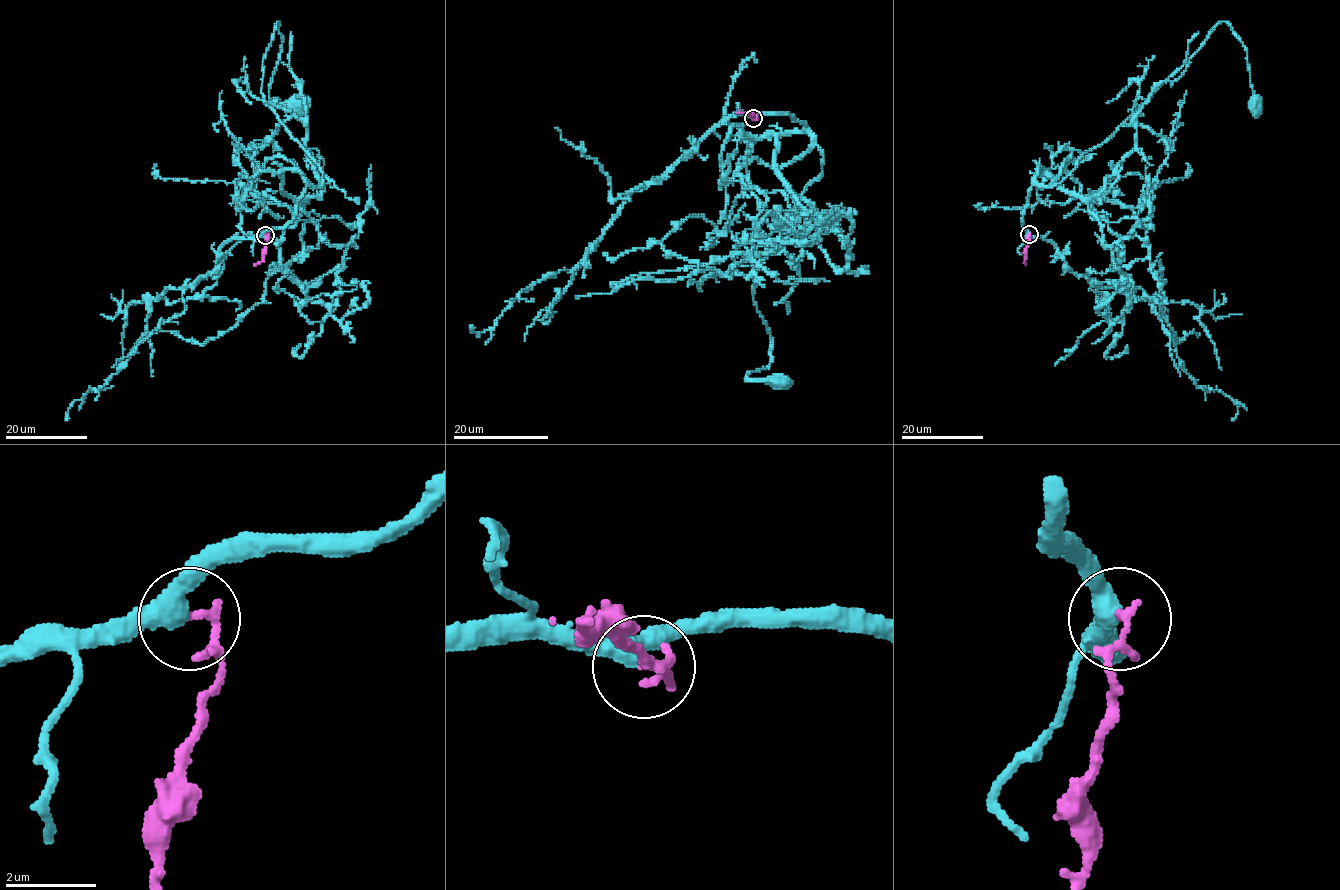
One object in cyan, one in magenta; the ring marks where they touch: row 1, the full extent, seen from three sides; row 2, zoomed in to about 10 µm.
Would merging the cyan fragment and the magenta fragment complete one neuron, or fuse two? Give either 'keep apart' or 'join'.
keep apart

